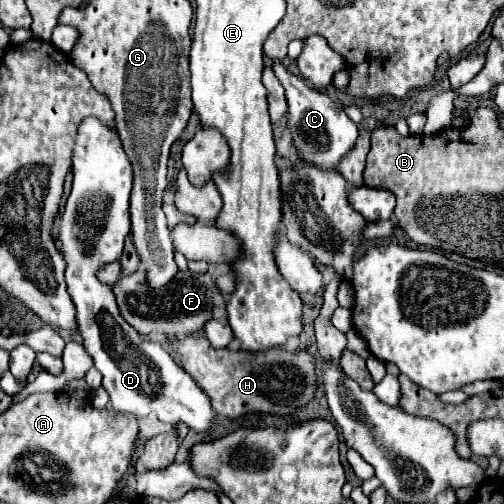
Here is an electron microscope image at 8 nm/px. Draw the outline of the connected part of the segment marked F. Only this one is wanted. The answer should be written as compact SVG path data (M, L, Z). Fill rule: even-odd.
M139 269L133 275L121 277L113 293L117 297L117 305L121 311L121 317L135 327L141 335L171 335L177 339L183 339L195 331L199 331L211 317L213 309L225 309L227 297L217 289L215 279L209 273L191 273L191 271L177 271L177 275L171 279L171 299L167 297L167 287L153 289L147 283L145 271Z

